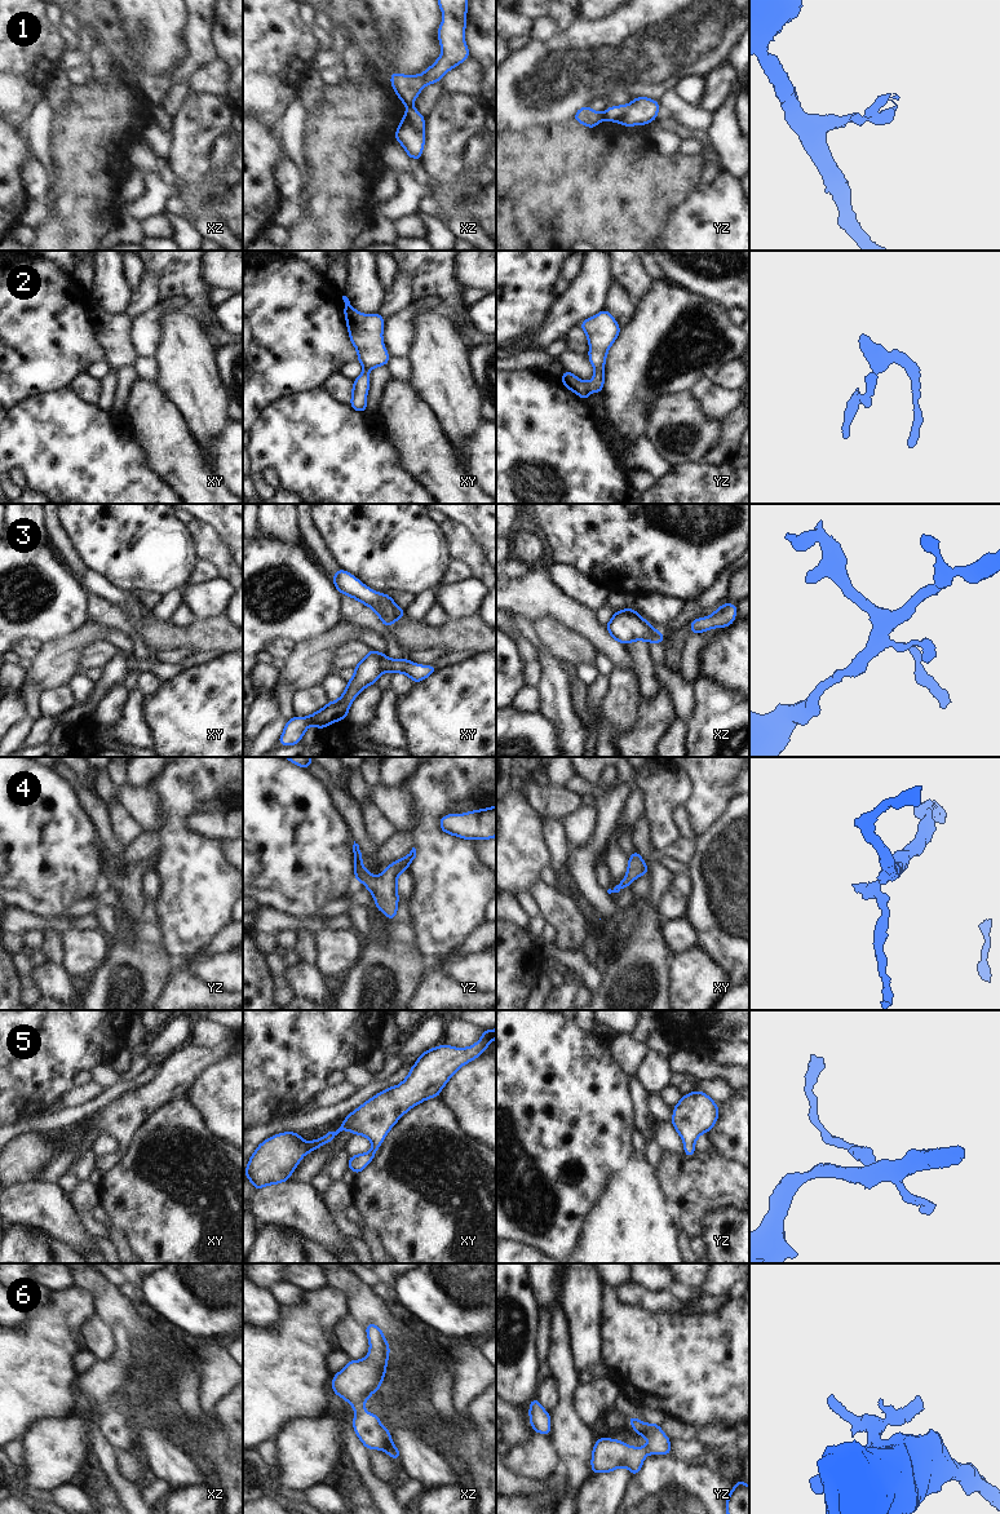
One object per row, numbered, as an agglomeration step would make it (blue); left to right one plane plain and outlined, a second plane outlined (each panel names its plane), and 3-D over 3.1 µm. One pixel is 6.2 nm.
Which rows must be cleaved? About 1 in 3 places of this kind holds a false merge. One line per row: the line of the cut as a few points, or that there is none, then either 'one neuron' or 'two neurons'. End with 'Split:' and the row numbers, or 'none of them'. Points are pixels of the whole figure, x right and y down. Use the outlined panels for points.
1: cut yz (604, 113), (605, 118); two neurons
2: cut none; one neuron
3: cut none; one neuron
4: cut none; one neuron
5: cut none; one neuron
6: cut none; one neuron
Split: 1

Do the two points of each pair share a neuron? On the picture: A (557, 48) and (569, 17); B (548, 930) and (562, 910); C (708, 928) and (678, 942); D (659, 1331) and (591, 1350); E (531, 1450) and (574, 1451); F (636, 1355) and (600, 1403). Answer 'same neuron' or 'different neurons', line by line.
A: different neurons
B: different neurons
C: different neurons
D: different neurons
E: different neurons
F: different neurons

